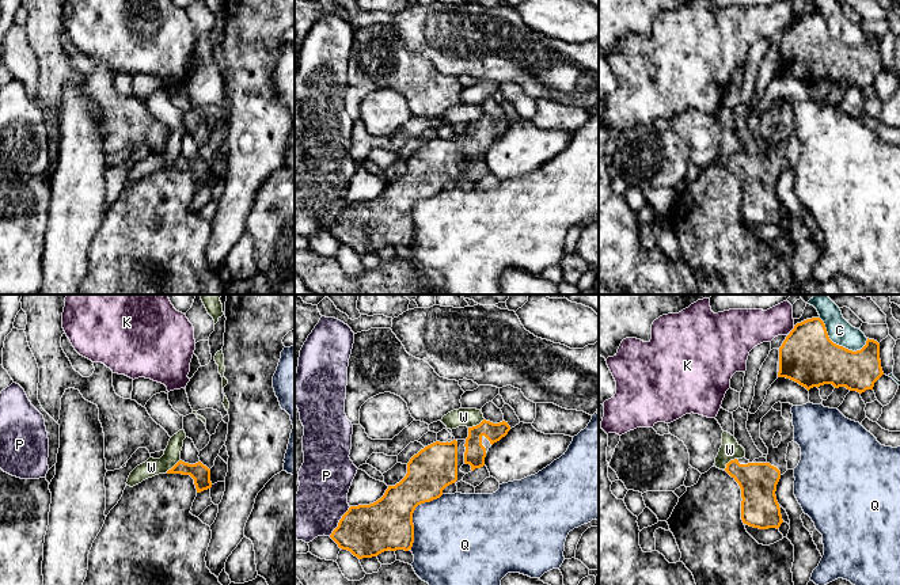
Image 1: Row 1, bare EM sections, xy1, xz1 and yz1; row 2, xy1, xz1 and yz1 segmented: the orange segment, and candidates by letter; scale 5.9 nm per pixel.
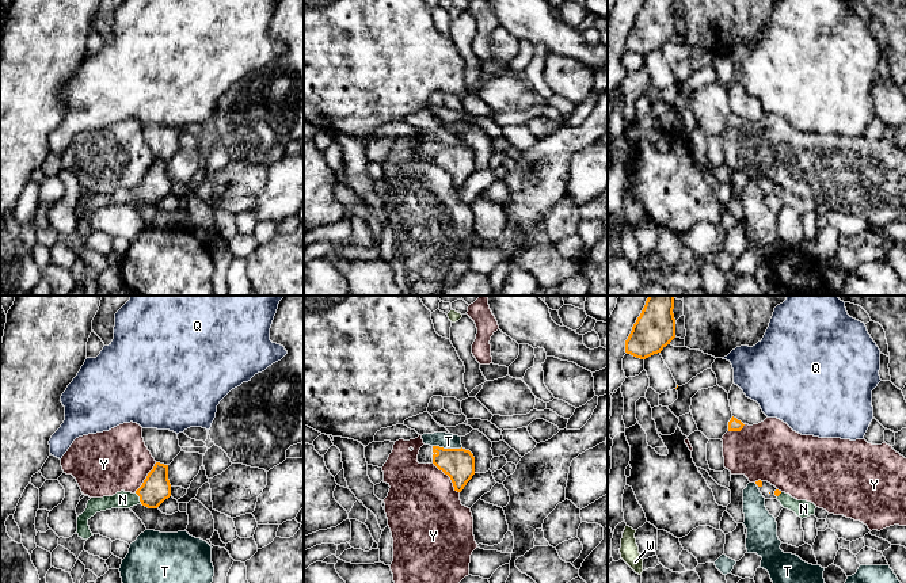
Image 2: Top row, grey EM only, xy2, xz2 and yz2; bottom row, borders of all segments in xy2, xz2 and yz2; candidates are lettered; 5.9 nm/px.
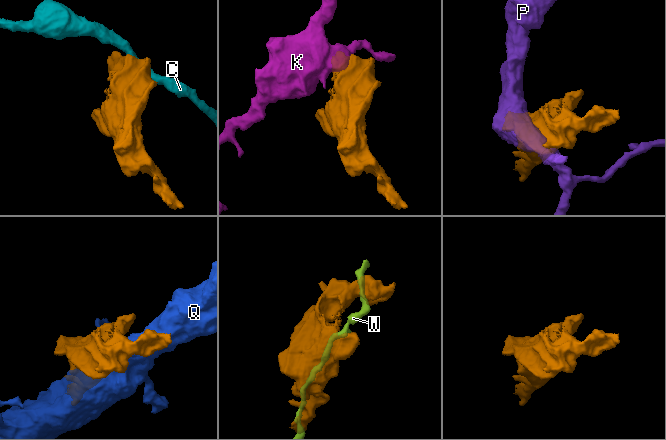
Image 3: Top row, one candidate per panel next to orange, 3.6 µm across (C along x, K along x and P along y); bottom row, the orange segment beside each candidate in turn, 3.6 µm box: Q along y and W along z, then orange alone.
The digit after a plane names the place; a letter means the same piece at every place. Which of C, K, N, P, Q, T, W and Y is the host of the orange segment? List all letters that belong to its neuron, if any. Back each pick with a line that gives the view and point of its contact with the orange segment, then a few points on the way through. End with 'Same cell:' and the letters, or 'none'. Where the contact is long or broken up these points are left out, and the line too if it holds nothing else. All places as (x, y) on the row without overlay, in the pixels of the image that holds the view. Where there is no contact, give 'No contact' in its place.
N: Touches orange at xy2 (140, 194). Path across: xy2 (156, 185), (140, 194), (122, 195)
Same cell: N

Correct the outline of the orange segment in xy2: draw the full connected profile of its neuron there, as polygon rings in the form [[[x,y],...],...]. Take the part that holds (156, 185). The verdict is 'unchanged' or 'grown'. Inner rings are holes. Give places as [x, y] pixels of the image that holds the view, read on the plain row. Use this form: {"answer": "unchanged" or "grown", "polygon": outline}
{"answer": "grown", "polygon": [[[156,159],[148,169],[142,182],[134,188],[117,188],[113,193],[91,194],[85,207],[77,213],[77,230],[83,236],[94,232],[88,222],[88,216],[96,209],[111,205],[130,205],[142,201],[148,205],[157,205],[165,195],[171,193],[171,180],[168,176],[168,161]]]}

